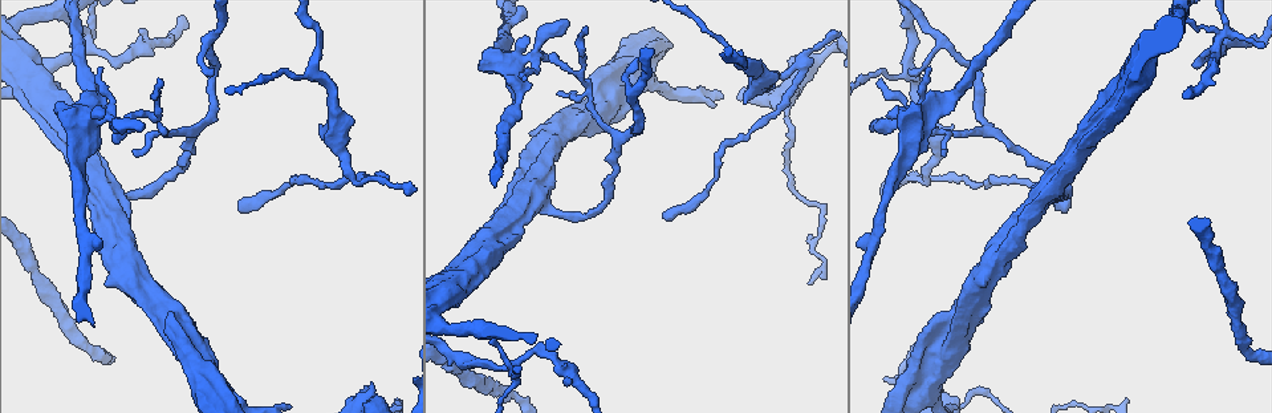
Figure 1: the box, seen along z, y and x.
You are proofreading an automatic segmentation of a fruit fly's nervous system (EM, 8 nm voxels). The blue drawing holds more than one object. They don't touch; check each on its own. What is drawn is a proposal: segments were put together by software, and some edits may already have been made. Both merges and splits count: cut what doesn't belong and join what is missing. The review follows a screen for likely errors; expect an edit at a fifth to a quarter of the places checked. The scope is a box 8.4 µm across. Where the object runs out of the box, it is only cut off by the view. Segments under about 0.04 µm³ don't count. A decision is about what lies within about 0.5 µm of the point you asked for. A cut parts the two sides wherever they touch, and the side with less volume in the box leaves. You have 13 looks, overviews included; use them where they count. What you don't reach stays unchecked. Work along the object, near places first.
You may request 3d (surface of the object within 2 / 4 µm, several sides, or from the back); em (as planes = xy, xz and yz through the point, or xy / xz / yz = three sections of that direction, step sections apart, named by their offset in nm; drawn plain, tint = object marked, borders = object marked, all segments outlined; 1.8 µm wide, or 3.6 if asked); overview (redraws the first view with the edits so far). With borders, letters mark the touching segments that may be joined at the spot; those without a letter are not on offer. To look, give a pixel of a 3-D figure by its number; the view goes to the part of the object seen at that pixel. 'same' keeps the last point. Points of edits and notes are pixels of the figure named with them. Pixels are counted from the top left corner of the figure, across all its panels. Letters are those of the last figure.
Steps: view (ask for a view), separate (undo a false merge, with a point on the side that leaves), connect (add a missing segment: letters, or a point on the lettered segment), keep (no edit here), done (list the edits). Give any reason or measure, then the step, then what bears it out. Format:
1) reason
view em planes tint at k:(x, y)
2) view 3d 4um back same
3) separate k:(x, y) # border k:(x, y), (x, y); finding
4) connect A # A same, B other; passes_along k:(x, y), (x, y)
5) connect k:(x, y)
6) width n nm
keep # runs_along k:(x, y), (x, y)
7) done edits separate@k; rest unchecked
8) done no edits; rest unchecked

thin end
view em planes tint at 1:(240, 208)

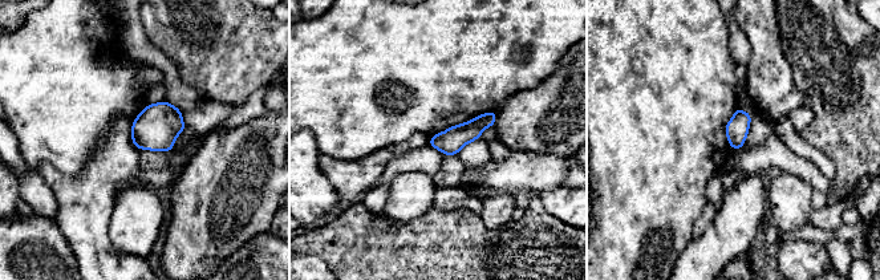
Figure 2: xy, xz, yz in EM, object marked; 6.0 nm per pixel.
view em planes borders same

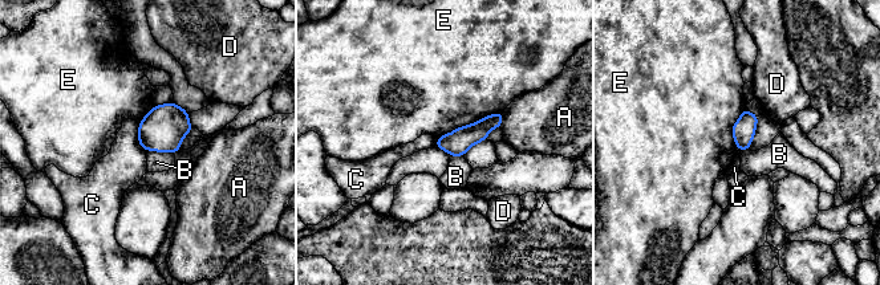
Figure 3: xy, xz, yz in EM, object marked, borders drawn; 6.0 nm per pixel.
keep # A other, B other, C other, D other, E other; border 3:(502, 112), (483, 115), (437, 138); no lettered segment goes on from it

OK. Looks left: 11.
thick turns thin
view em 3.6um planes borders at 1:(206, 373)

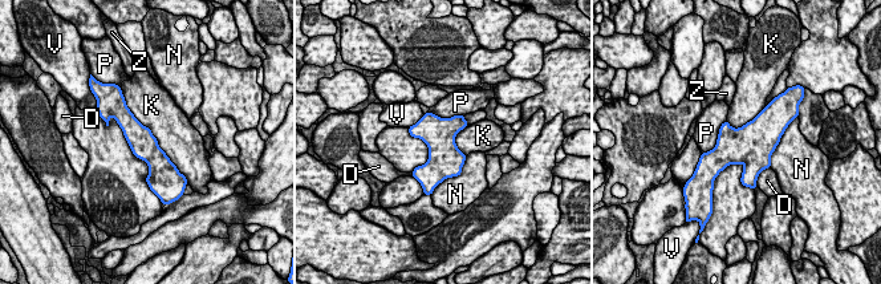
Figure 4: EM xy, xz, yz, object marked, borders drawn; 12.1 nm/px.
keep # D other, K other, N other, P other, V other, Z other; runs_along 4:(125, 112), (154, 157), (154, 179); continuous, no second neuron

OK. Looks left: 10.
three arms meet
view em planes borders at 1:(968, 399)

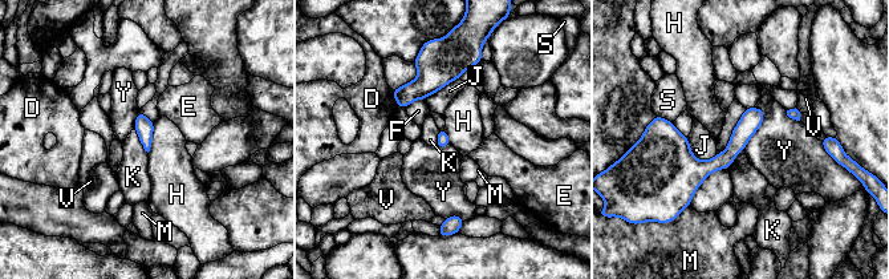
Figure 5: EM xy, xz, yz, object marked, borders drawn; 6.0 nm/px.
width 70 nm
keep # D other, E other, F other, H other, J other, K other, M other, S other, V other, Y other; runs_along 5:(760, 114), (713, 165), (693, 165), (661, 133); one neuron here

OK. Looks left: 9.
thin end
view 3d 2um at 1:(160, 78)

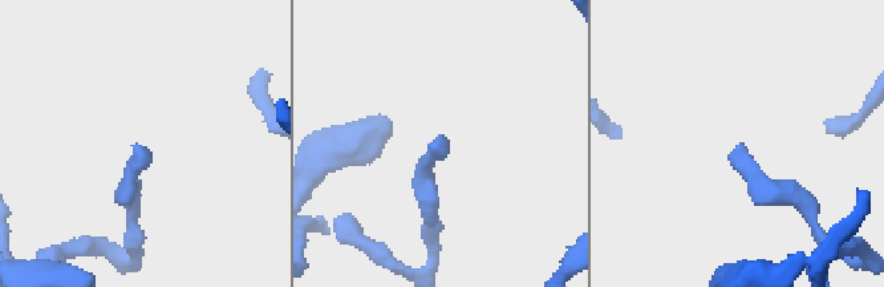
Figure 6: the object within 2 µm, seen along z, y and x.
view em planes borders at 6:(435, 141)

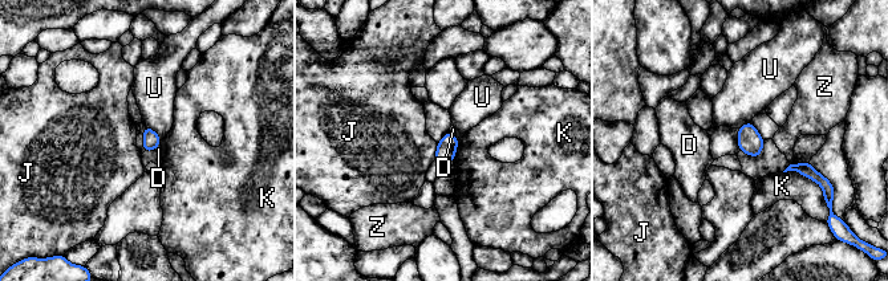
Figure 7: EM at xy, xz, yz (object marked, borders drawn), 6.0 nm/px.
width 100 nm
keep # D other, J other, K other, U other, Z other; border 7:(438, 143), (432, 161); no lettered segment goes on from it

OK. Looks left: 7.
four arms meet
view 3d 4um back at 1:(512, 366)

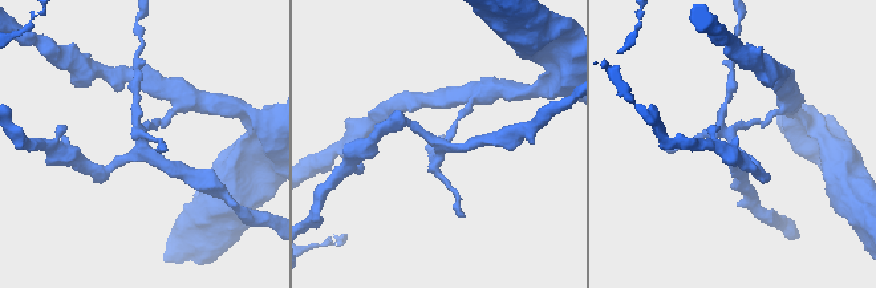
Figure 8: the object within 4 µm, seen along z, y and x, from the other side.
shape alone is not enough
view em planes tint at 8:(437, 147)

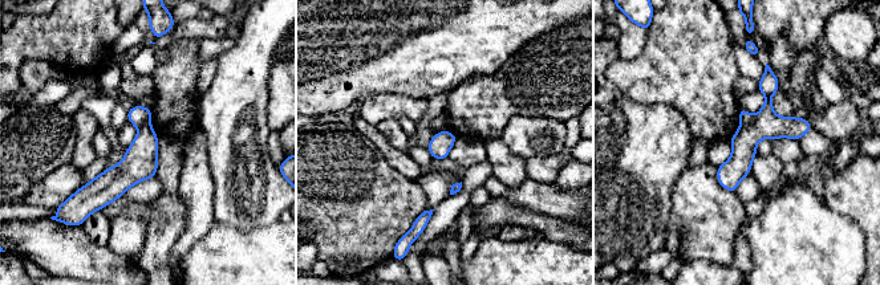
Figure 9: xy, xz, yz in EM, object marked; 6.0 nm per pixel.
view em planes borders same

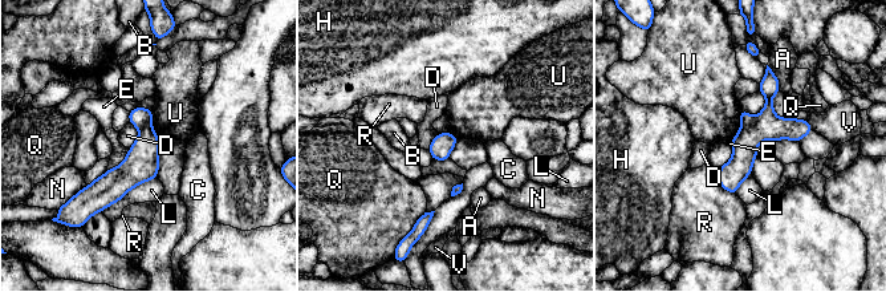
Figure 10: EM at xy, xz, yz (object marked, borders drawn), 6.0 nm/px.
separate 10:(767, 125) # A other, B other, C other, D other, E other, H other, L other, N other, Q other, R other, U other, V other; border 10:(754, 122), (742, 126); two neurons meet here

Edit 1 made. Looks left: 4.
done edits separate@10; rest unchecked

